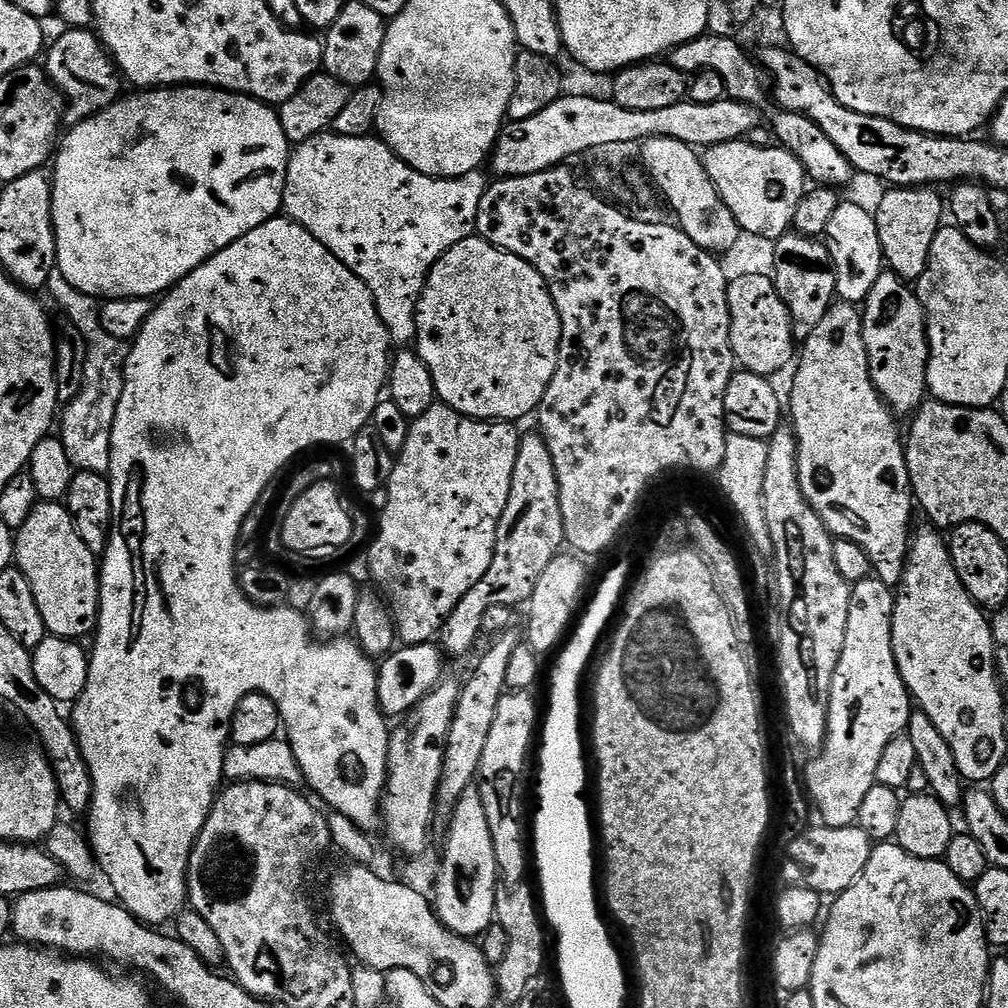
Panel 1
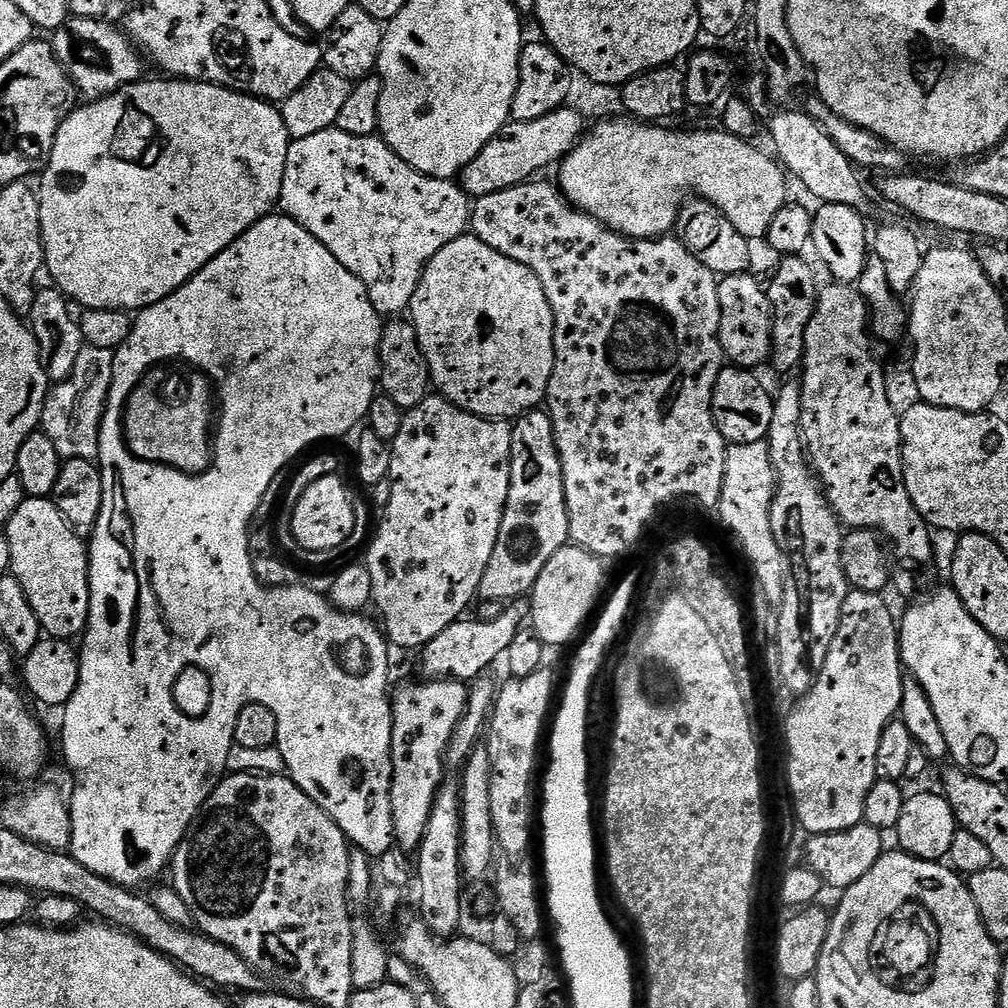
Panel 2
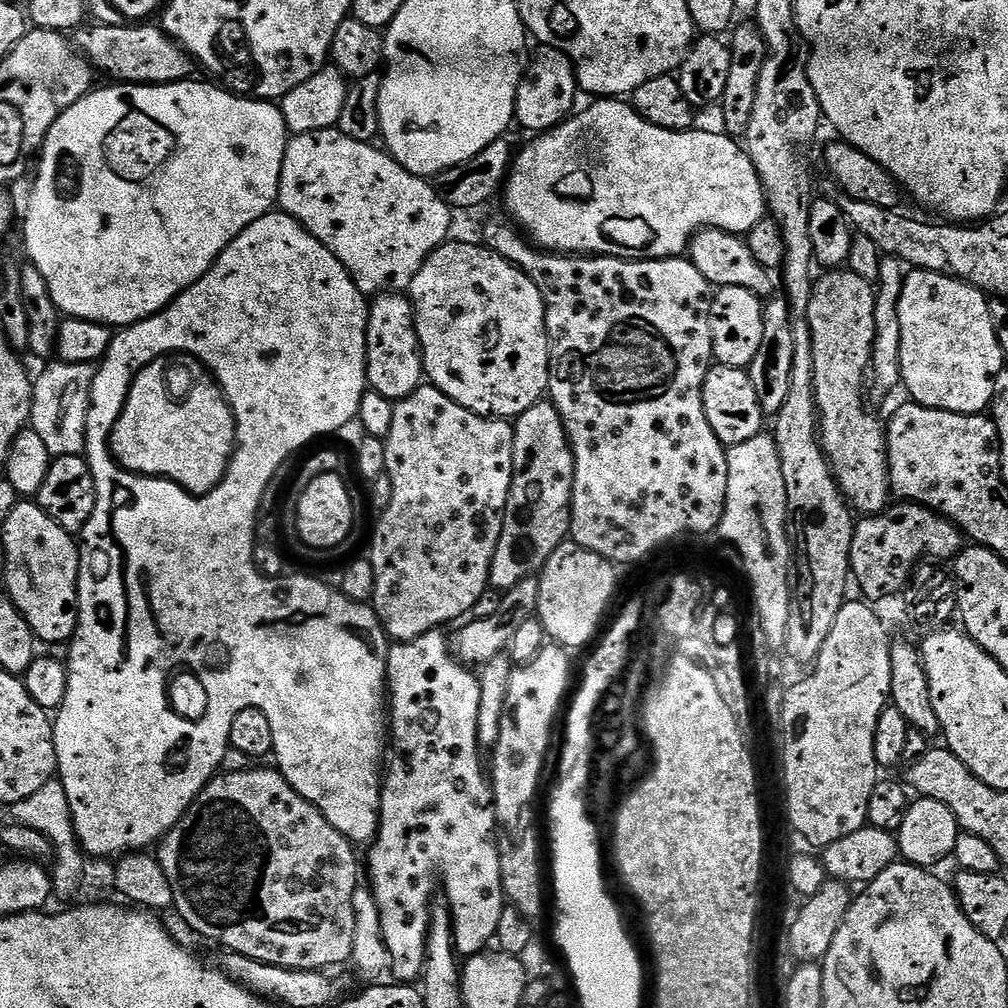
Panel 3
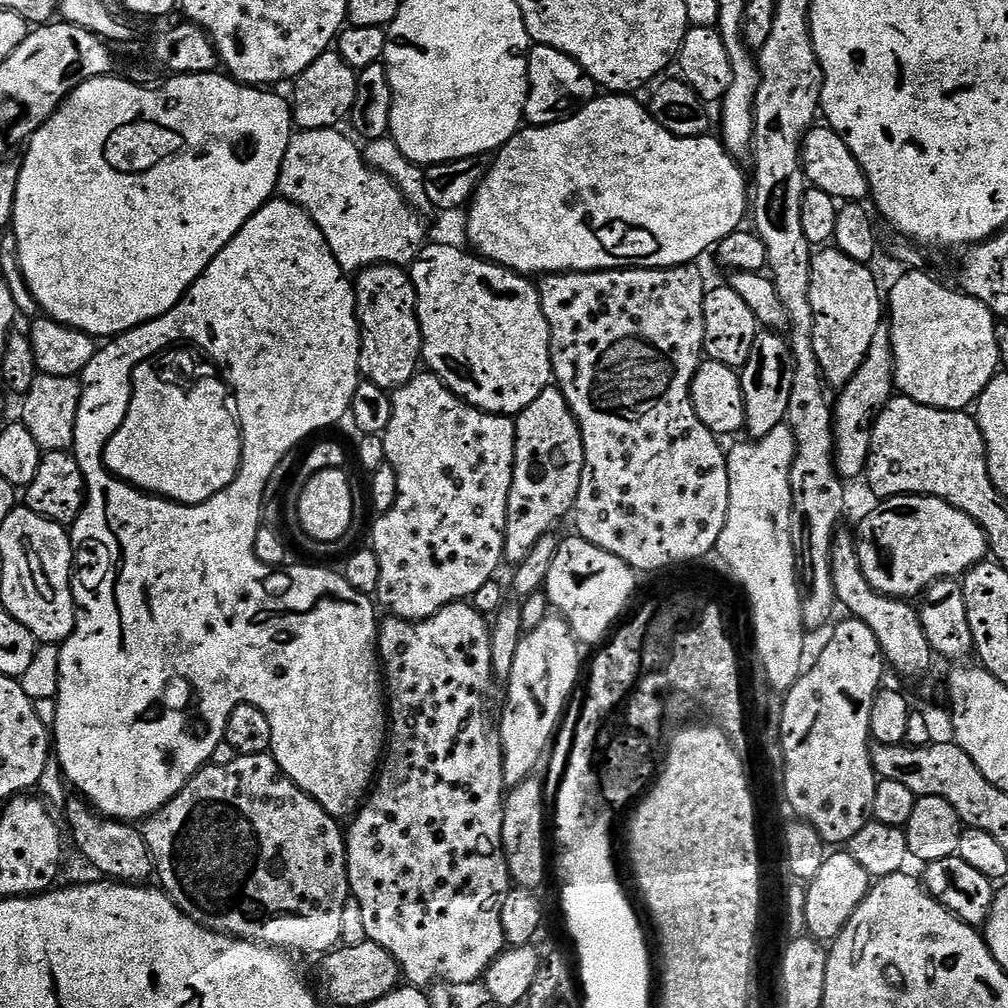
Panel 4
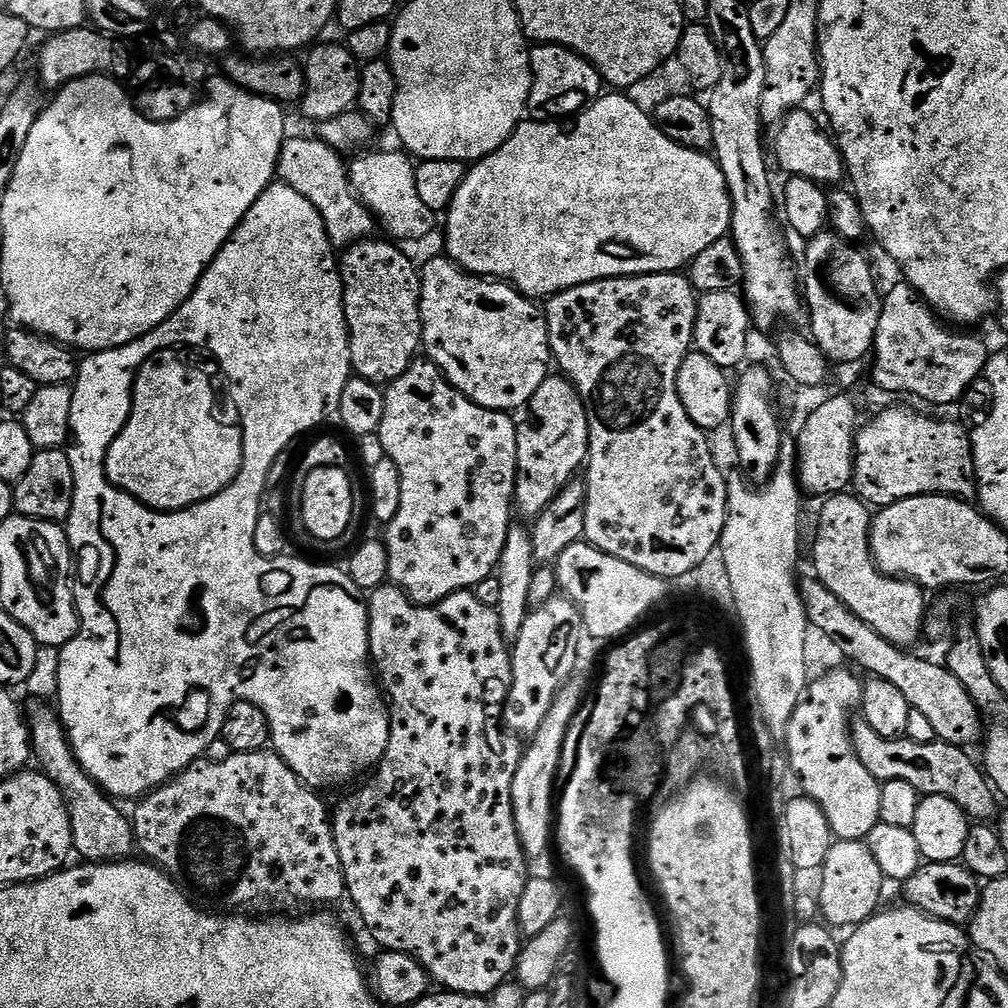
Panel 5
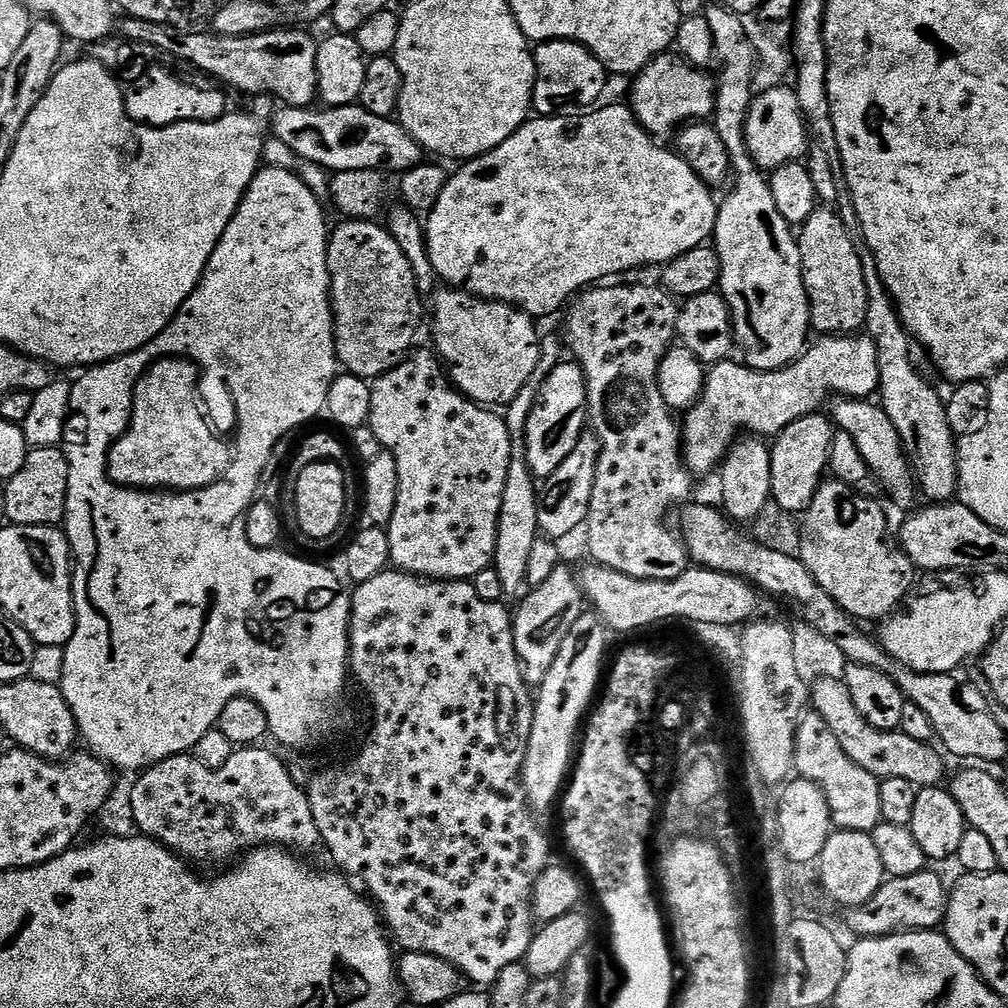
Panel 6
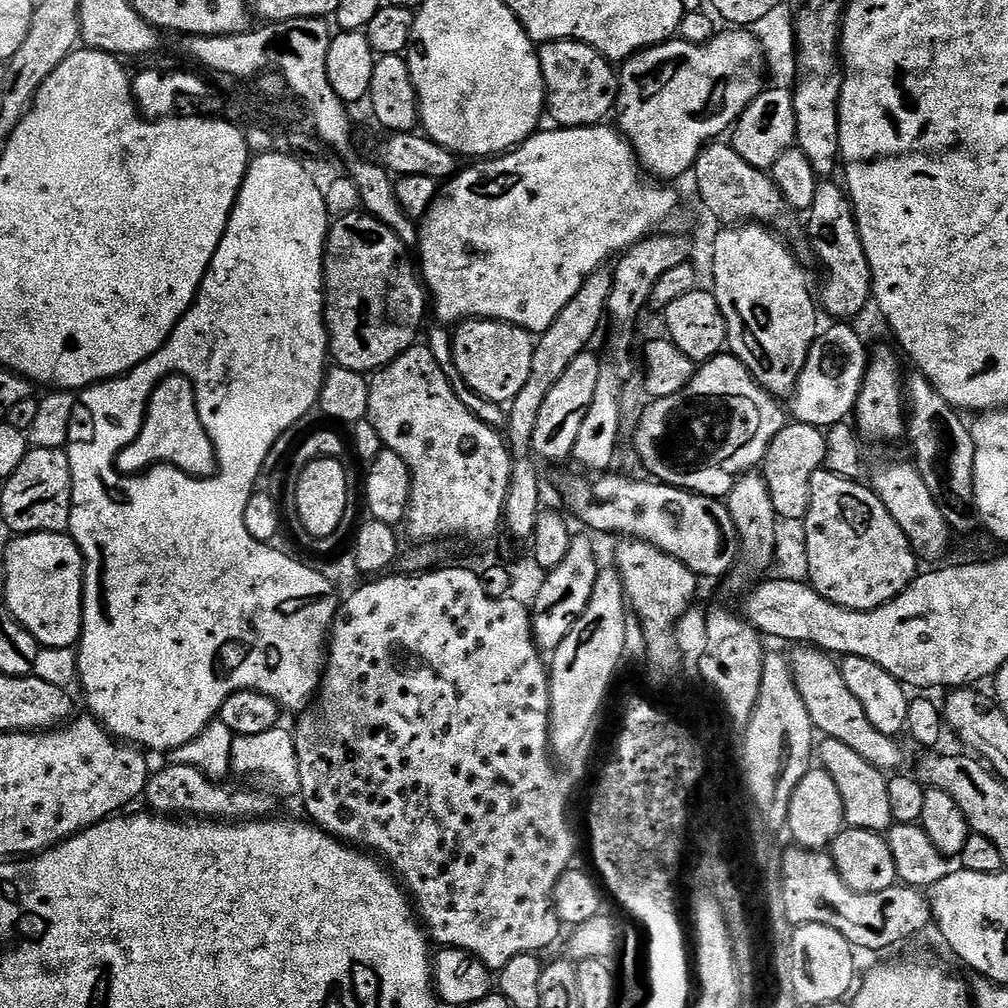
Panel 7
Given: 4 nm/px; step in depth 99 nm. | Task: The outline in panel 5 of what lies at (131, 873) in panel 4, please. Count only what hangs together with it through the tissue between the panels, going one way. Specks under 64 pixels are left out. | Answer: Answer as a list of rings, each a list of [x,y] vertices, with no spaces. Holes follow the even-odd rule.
[[[44,702],[33,703],[32,709],[27,709],[26,719],[28,732],[32,735],[32,755],[39,771],[51,778],[54,786],[62,794],[66,802],[66,810],[70,818],[72,831],[72,846],[75,855],[81,861],[93,864],[110,864],[129,859],[136,848],[136,835],[132,832],[132,822],[116,809],[117,801],[94,783],[82,770],[78,758],[68,741],[68,733],[64,731],[64,723],[60,721],[57,709]]]

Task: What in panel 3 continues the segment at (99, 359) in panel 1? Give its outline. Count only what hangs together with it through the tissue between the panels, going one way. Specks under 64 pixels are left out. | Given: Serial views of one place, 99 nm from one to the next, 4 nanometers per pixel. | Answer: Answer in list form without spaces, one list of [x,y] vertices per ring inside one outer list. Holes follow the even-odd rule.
[[[49,363],[49,368],[35,377],[32,386],[30,426],[46,442],[46,450],[58,456],[84,456],[86,418],[90,414],[90,390],[94,386],[96,364]]]

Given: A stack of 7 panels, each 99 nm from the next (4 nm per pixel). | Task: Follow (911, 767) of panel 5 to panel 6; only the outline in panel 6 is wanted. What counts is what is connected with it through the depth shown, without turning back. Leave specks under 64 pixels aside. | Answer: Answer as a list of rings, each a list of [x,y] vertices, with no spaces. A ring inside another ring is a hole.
[[[817,679],[810,688],[810,704],[815,715],[821,716],[830,730],[834,730],[834,738],[838,738],[848,757],[862,766],[862,770],[874,774],[877,780],[906,778],[906,782],[916,785],[917,789],[930,788],[943,781],[940,779],[944,776],[945,757],[939,751],[936,753],[931,743],[918,742],[902,731],[883,732],[870,726],[870,722],[858,714],[858,706],[854,706],[854,698],[850,698],[850,690],[843,679]]]

